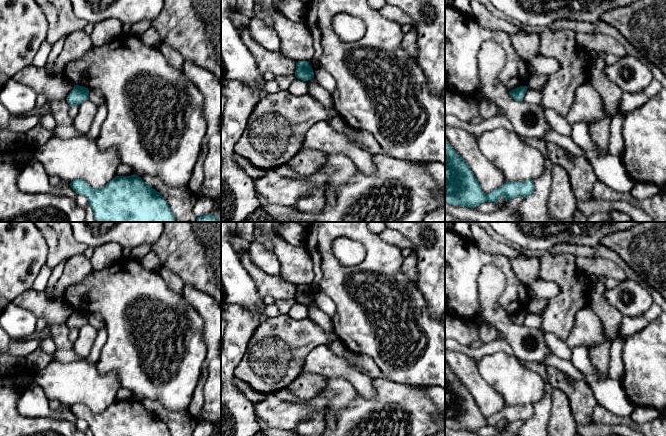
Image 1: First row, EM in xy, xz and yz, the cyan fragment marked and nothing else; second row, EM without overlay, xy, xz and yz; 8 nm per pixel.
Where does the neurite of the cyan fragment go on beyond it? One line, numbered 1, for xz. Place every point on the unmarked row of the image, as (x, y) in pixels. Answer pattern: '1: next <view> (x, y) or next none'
1: next none

